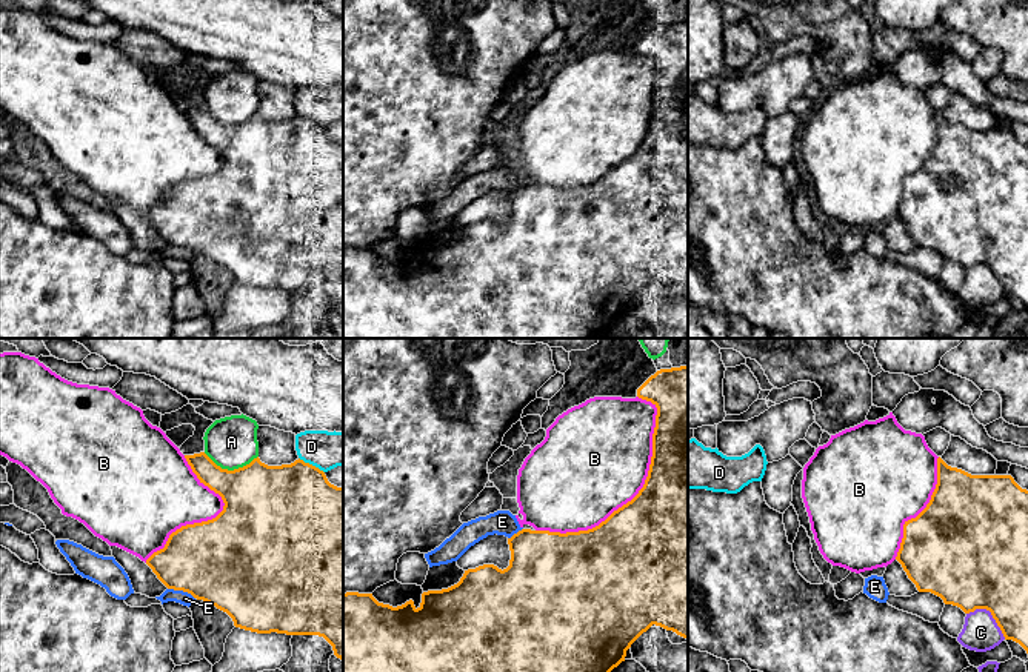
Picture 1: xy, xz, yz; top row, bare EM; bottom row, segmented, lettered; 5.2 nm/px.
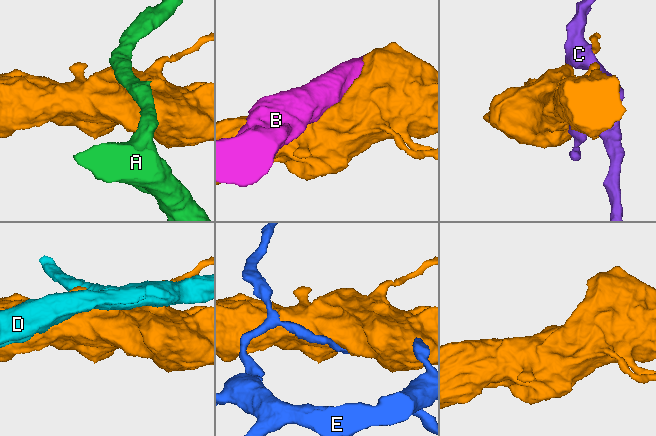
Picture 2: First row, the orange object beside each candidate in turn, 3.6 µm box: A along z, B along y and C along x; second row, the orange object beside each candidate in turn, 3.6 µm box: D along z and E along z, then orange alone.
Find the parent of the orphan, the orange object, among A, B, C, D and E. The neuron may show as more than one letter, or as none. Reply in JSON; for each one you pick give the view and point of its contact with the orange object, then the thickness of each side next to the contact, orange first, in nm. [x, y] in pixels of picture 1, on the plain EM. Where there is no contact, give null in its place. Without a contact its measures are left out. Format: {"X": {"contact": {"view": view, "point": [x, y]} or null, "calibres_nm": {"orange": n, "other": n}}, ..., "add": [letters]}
{"add": []}

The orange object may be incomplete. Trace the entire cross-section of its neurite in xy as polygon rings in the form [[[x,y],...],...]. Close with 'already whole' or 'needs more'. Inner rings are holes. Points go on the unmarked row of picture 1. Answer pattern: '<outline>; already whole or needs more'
[[[205,108],[185,114],[200,138],[219,149],[225,161],[215,174],[172,188],[165,203],[146,215],[157,234],[168,245],[188,248],[226,268],[235,283],[323,292],[343,317],[343,143],[331,140],[323,126],[300,114],[268,121],[257,112],[234,126],[222,125]]]; already whole

